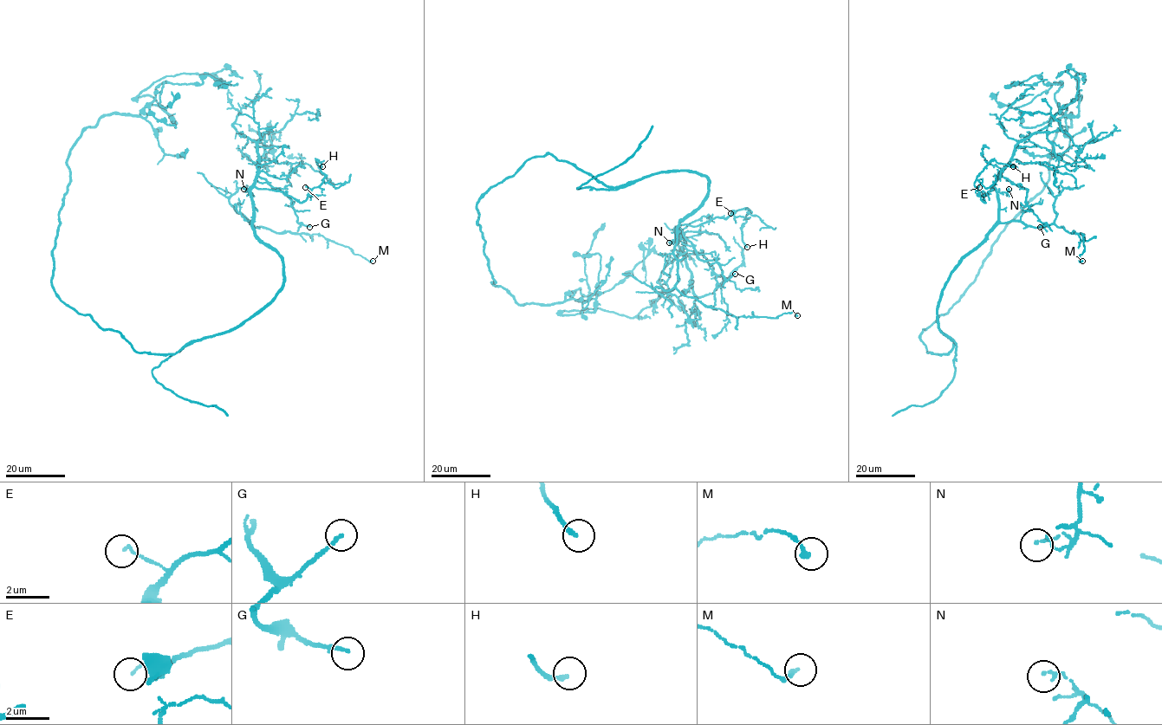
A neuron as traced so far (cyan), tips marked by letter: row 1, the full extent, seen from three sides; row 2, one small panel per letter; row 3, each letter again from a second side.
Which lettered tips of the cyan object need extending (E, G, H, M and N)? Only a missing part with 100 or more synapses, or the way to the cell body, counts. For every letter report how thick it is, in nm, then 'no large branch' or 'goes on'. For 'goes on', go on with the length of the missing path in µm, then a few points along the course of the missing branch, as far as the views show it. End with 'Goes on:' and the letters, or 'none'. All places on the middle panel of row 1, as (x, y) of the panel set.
E: 110 nm thick; no large branch
G: 150 nm thick; no large branch
H: 190 nm thick; no large branch
M: 170 nm thick; no large branch
N: 120 nm thick; no large branch
Goes on: none

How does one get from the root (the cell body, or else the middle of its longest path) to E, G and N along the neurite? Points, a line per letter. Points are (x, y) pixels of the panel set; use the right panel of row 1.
E: (931, 325), (920, 336), (927, 352), (947, 353), (942, 289), (998, 218), (997, 191), (983, 202), (979, 187)
G: (931, 325), (927, 352), (947, 353), (937, 303), (997, 222), (1000, 176), (1028, 190), (1040, 227)
N: (931, 325), (920, 336), (927, 352), (947, 353), (942, 289), (996, 224), (997, 192), (1009, 189)

